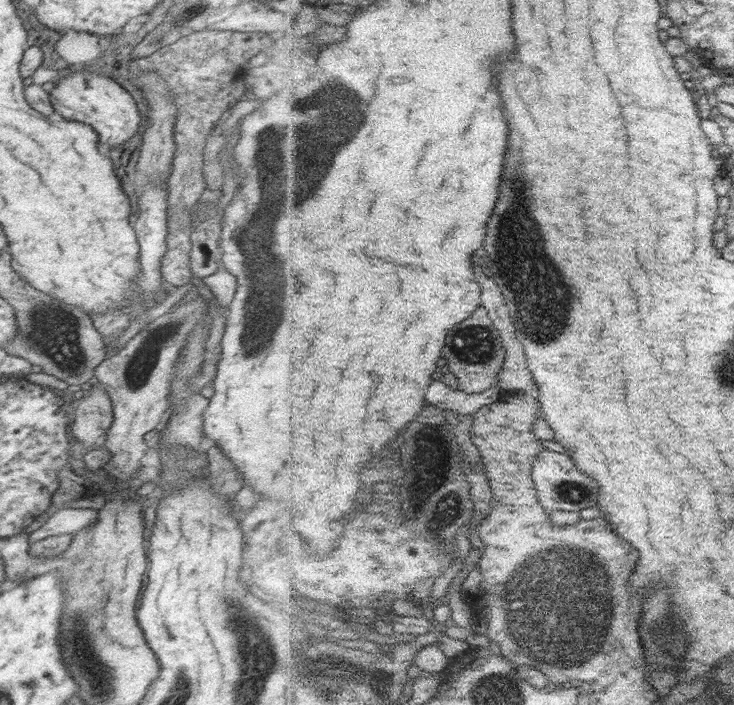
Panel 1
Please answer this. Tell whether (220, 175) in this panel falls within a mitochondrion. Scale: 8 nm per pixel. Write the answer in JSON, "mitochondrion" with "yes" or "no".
{"mitochondrion":"no"}

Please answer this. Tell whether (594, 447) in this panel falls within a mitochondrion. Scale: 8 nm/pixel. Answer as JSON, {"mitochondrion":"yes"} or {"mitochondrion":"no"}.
{"mitochondrion":"no"}

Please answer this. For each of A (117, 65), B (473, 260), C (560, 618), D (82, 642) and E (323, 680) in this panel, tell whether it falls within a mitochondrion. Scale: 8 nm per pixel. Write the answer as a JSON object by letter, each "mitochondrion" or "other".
{"A":"other","B":"other","C":"mitochondrion","D":"mitochondrion","E":"mitochondrion"}

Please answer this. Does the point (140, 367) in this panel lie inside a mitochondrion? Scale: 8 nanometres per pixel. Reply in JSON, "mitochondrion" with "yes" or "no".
{"mitochondrion":"yes"}

